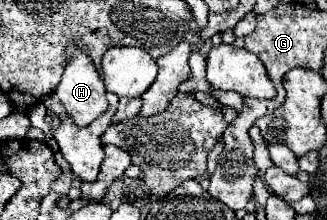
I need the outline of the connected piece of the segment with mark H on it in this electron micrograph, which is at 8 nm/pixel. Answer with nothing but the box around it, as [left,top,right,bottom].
[55,46,109,126]

